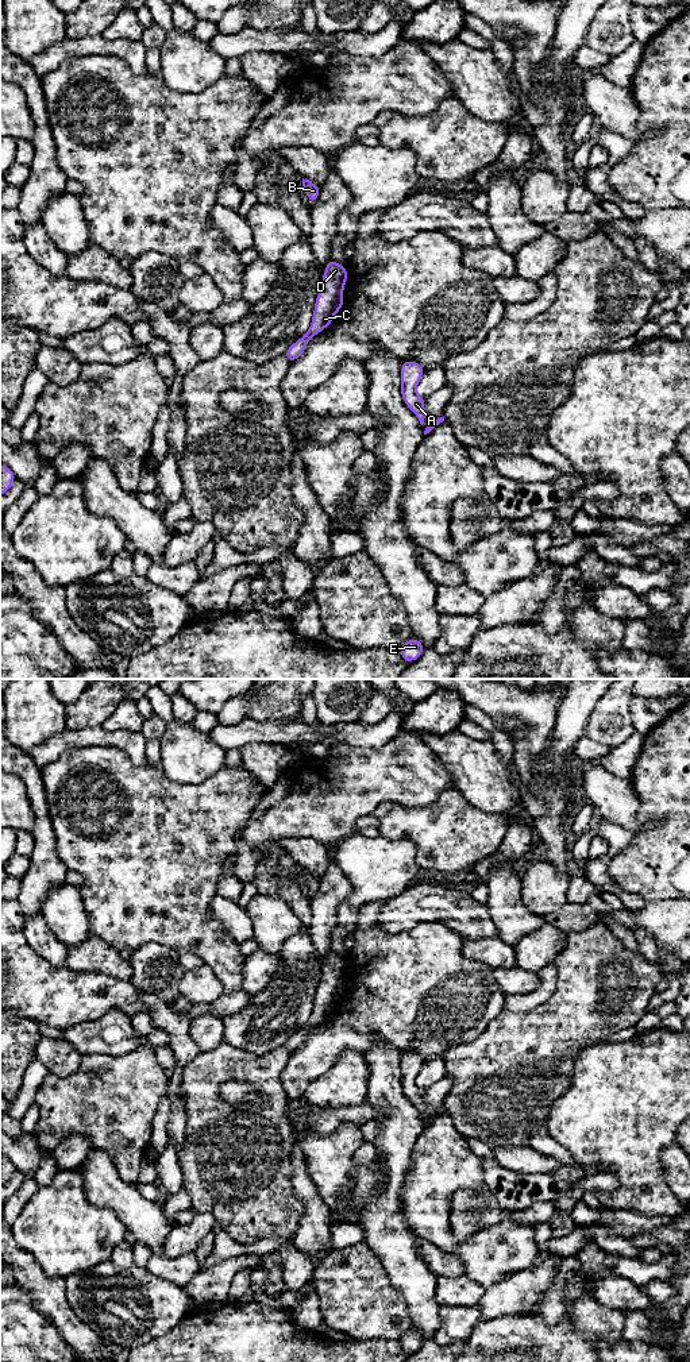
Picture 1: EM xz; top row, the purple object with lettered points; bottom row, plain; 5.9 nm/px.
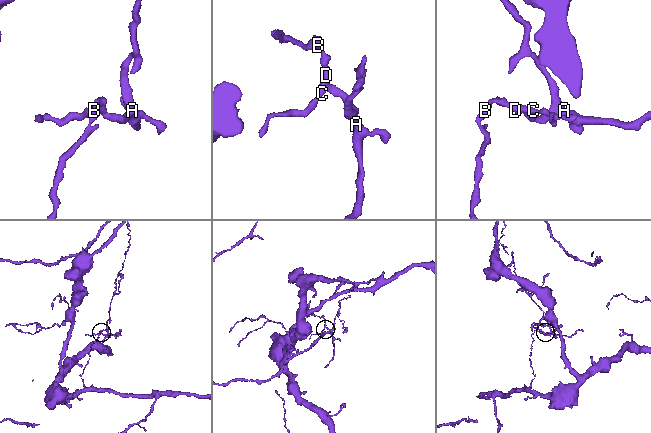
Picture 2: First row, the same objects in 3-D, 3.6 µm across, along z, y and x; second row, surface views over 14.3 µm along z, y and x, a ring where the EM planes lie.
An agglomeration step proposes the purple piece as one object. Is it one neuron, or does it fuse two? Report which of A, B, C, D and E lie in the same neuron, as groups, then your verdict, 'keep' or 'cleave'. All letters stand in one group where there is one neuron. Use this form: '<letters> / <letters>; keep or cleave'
A E / B C D; cleave

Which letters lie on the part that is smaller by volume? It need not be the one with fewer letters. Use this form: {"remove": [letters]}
{"remove": ["A", "E"]}

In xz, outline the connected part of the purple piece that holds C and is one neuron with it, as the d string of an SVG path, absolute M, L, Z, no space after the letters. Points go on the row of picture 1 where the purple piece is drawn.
M331 258L325 265L324 277L321 278L321 288L316 297L312 324L308 332L285 352L289 364L304 354L307 344L315 335L332 323L342 300L347 277L348 271L346 266L342 266Z

